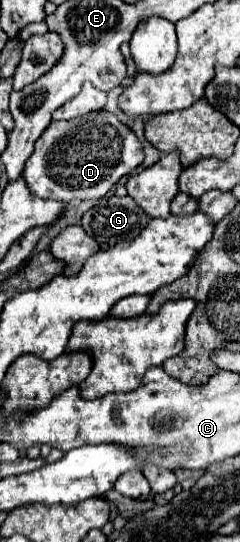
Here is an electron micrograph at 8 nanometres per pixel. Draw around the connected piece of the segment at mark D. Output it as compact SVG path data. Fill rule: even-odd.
M96 111L88 117L70 121L52 121L38 137L34 153L24 165L22 177L28 189L42 199L64 203L102 199L124 175L130 175L144 161L142 145L128 125L108 111Z

